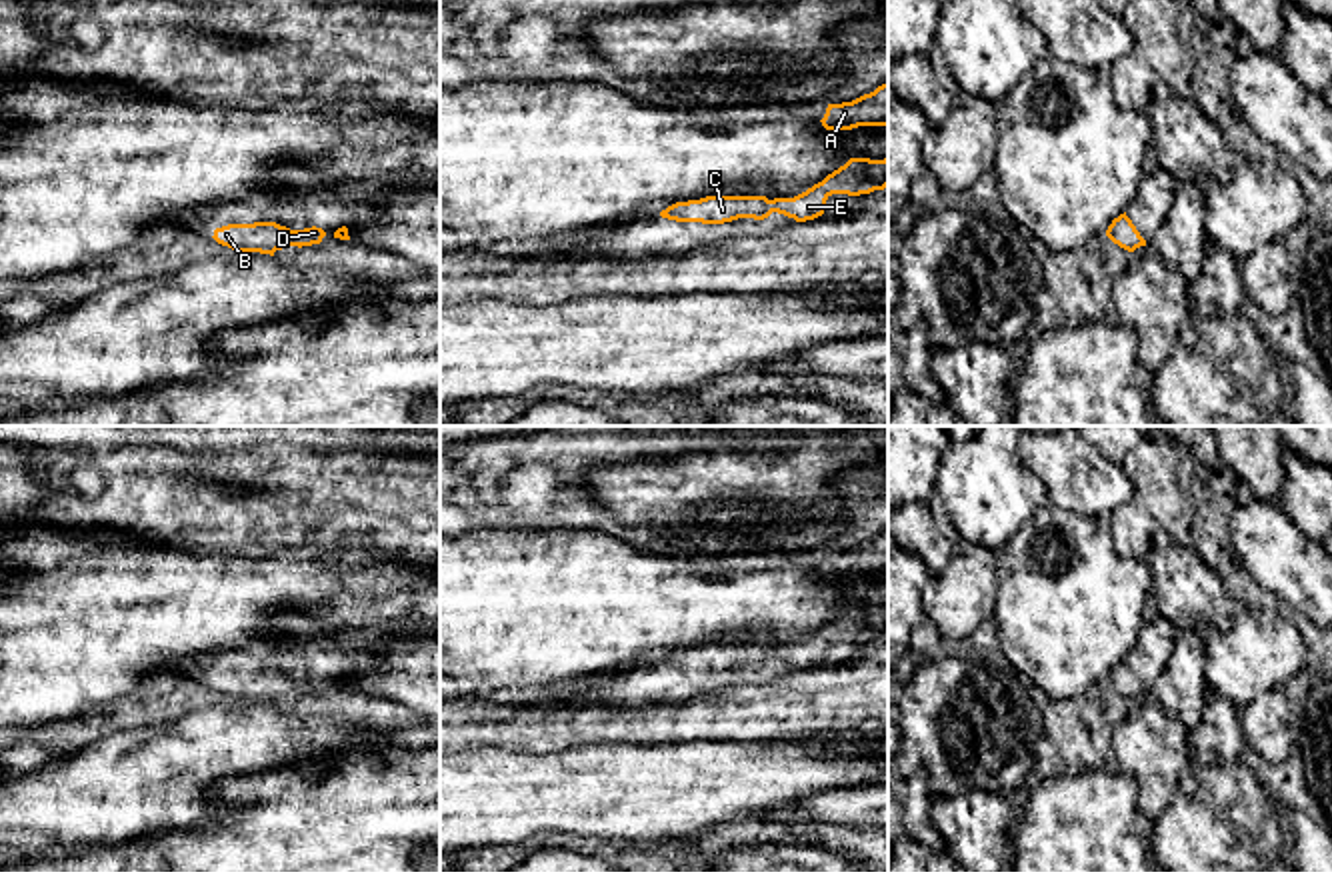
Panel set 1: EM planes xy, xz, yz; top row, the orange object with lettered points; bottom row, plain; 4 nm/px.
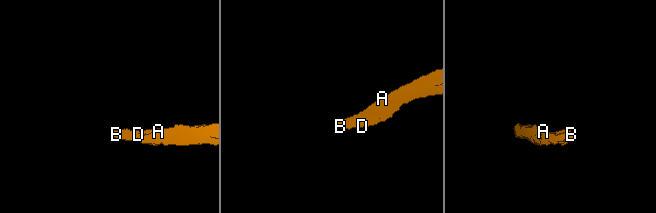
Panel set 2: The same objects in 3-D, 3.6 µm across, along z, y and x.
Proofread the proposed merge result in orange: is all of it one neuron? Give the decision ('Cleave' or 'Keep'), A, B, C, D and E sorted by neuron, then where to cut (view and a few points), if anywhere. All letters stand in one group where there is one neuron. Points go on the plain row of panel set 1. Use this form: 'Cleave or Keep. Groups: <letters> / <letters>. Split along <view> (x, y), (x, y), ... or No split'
Keep. Groups: A B C D E. No split

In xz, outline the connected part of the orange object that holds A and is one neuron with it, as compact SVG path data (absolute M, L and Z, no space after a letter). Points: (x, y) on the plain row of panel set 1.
M888 530L852 550L828 552L820 570L826 578L888 574Z

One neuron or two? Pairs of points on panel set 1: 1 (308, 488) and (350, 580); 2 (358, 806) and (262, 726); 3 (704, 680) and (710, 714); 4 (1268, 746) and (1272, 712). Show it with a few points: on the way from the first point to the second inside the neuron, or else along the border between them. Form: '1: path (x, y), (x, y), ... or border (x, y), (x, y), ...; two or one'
1: border (396, 558), (348, 560); two
2: border (362, 754), (346, 754), (318, 772), (272, 768); two
3: border (752, 682), (660, 702); two
4: path (1268, 738), (1268, 720); one

